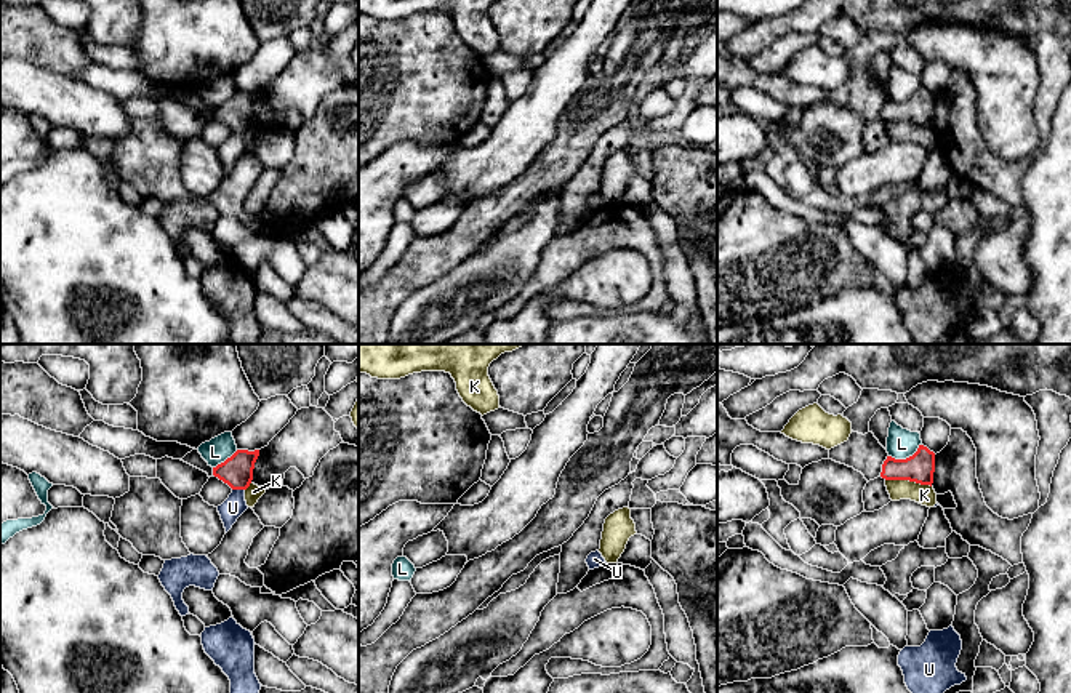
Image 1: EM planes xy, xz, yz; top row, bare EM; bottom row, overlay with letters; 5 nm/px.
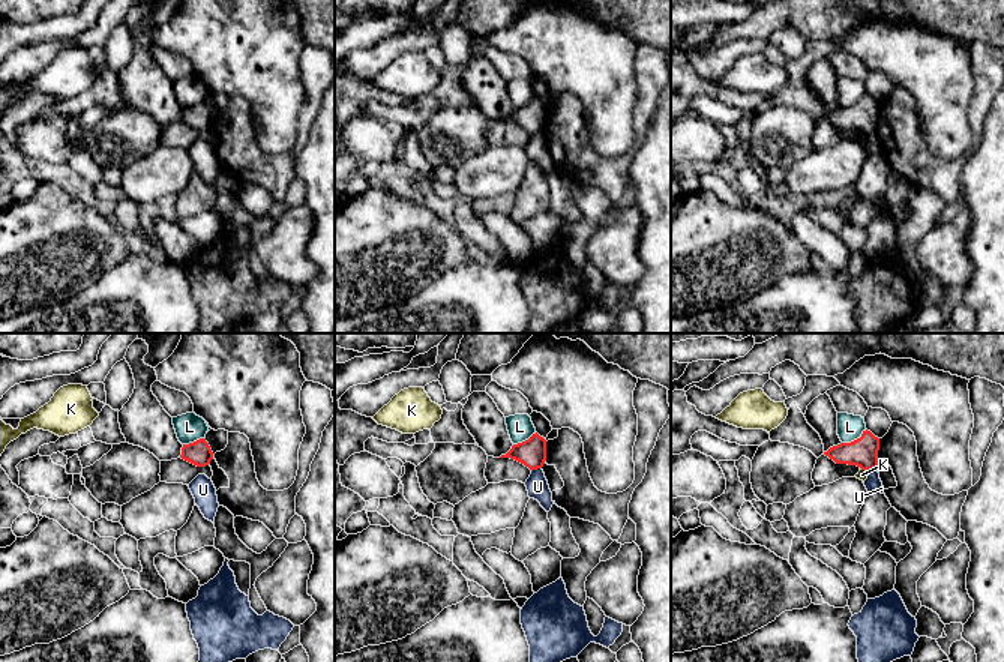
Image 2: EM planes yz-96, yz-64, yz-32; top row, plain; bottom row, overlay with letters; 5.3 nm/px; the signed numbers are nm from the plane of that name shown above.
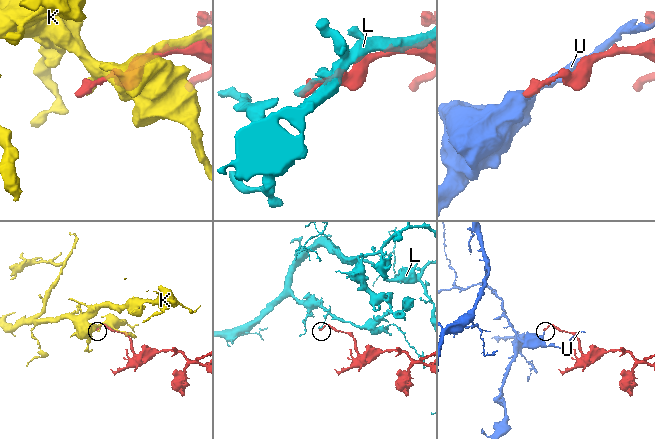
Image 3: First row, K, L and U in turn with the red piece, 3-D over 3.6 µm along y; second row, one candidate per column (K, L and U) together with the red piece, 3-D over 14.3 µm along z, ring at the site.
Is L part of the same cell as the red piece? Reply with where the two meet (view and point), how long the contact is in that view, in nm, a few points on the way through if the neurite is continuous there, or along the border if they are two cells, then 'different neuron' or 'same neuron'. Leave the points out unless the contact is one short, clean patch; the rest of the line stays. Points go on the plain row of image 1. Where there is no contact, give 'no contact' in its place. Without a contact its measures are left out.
meets red in yz at (906, 100); contact 180 nm long; border along yz (921, 85), (905, 100), (889, 98); different neuron

